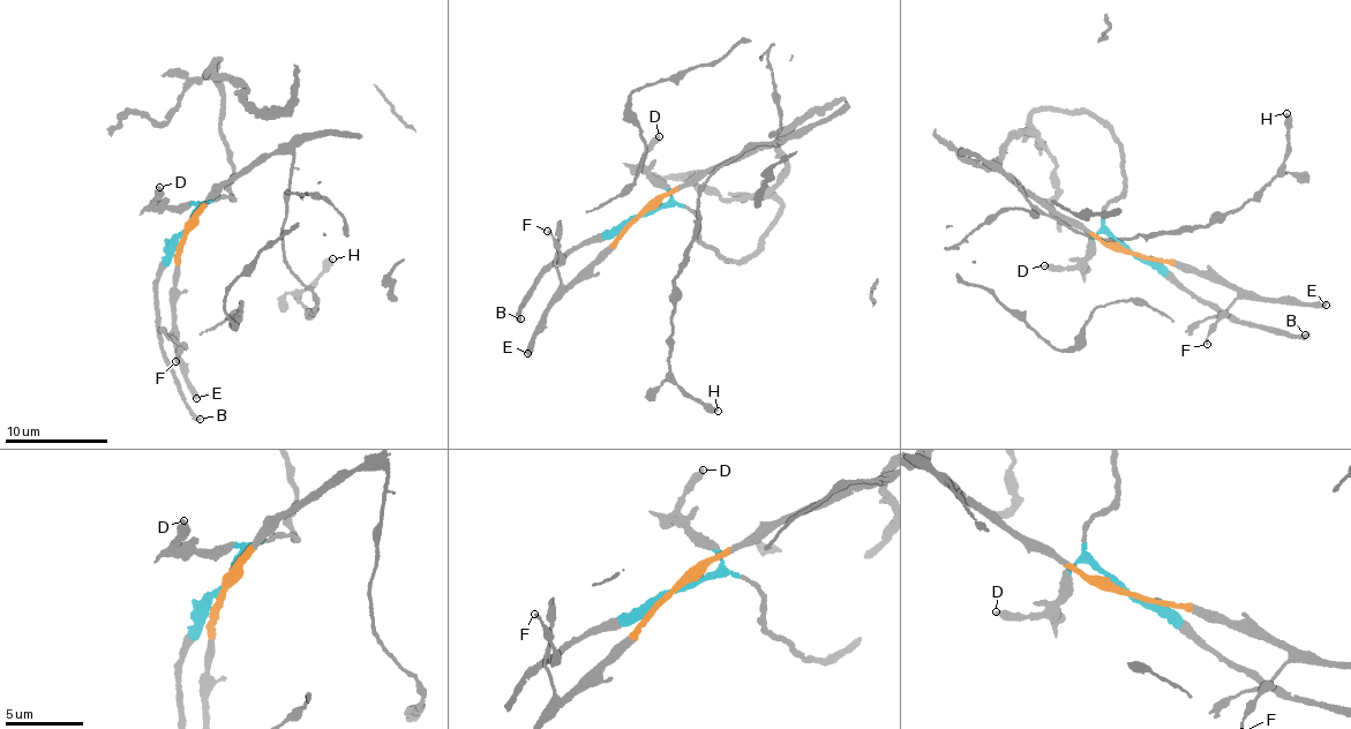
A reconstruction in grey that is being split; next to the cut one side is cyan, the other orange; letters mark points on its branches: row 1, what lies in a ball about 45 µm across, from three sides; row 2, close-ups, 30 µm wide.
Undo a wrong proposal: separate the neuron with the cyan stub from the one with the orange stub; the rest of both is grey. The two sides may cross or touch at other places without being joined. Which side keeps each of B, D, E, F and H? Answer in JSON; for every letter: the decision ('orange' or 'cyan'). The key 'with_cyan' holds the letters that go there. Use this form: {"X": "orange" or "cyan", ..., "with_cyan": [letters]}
{"B": "cyan", "D": "cyan", "E": "orange", "F": "orange", "H": "orange", "with_cyan": ["B", "D"]}

